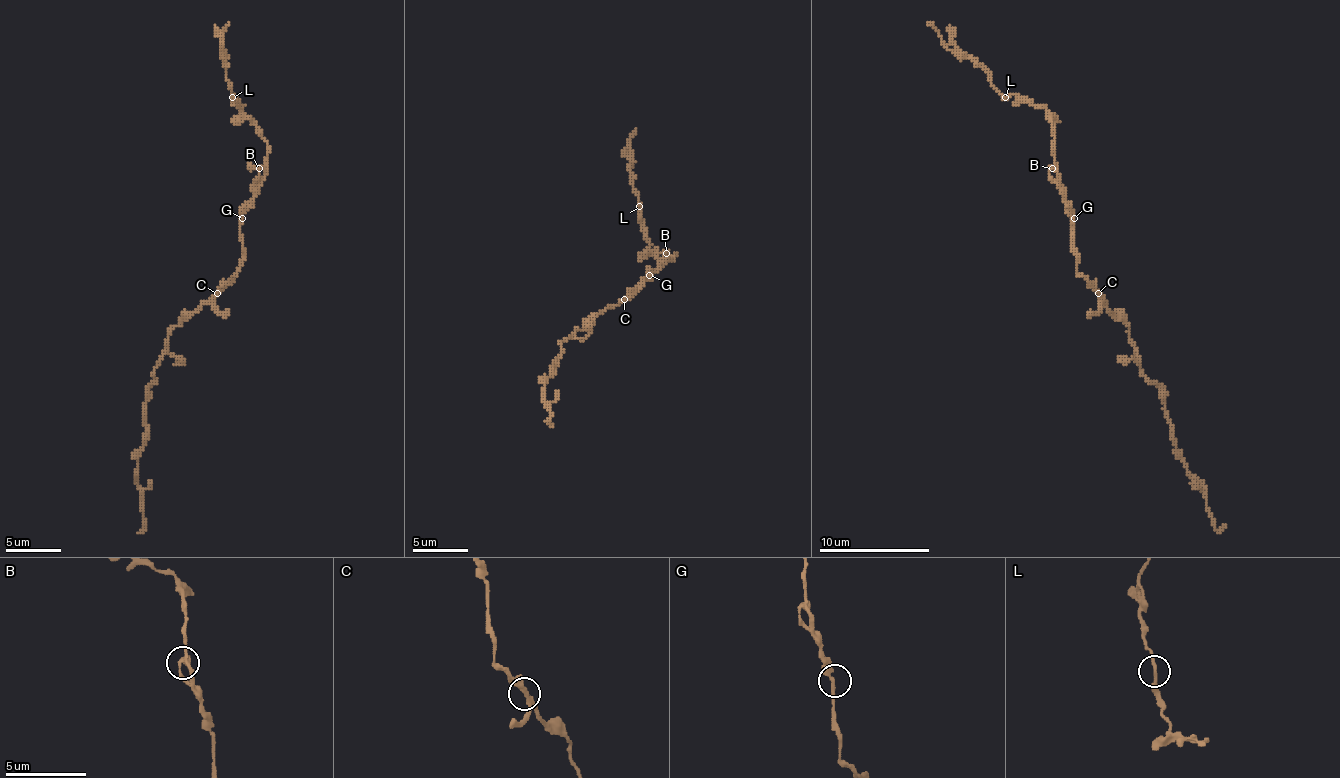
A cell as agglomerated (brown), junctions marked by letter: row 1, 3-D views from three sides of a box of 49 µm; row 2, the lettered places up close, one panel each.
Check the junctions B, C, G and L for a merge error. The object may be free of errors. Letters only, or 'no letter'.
no letter

